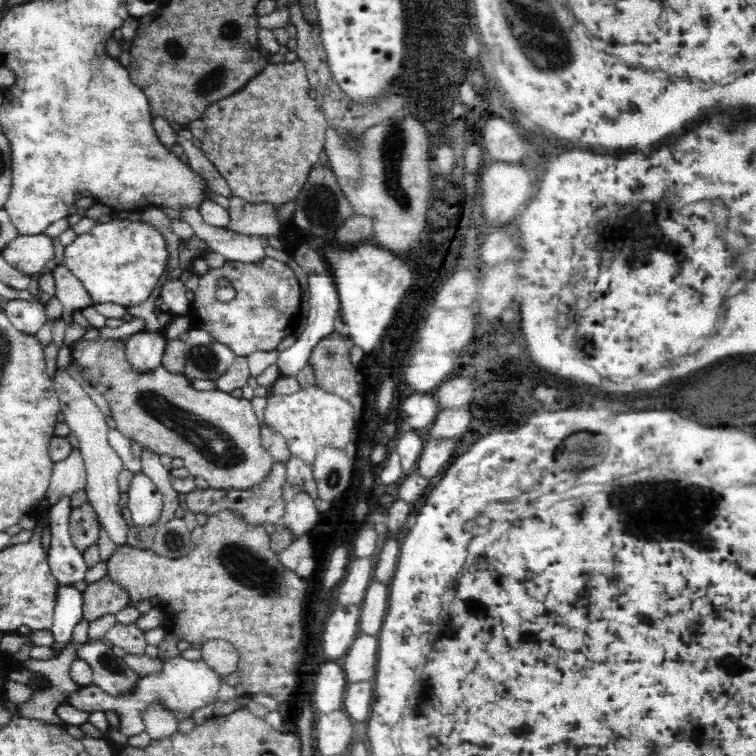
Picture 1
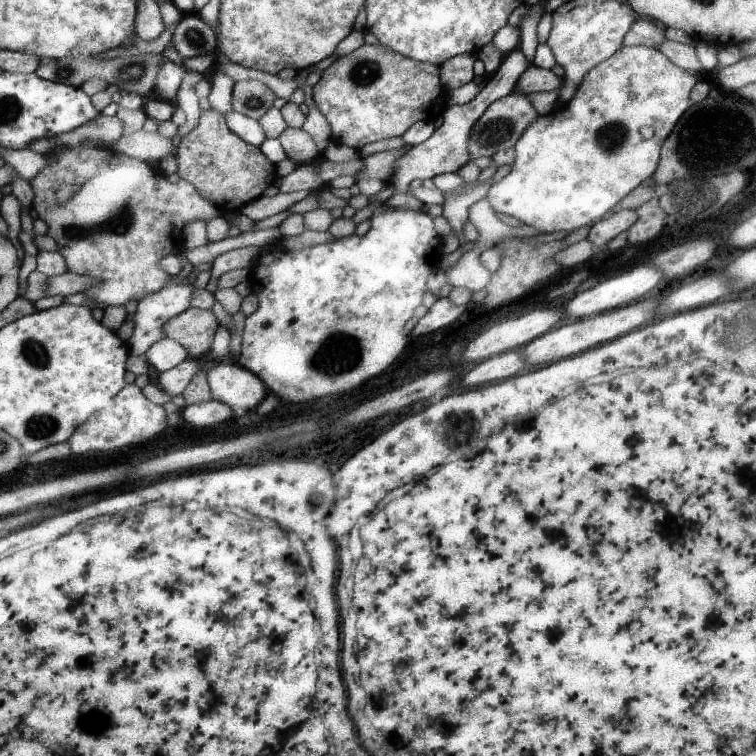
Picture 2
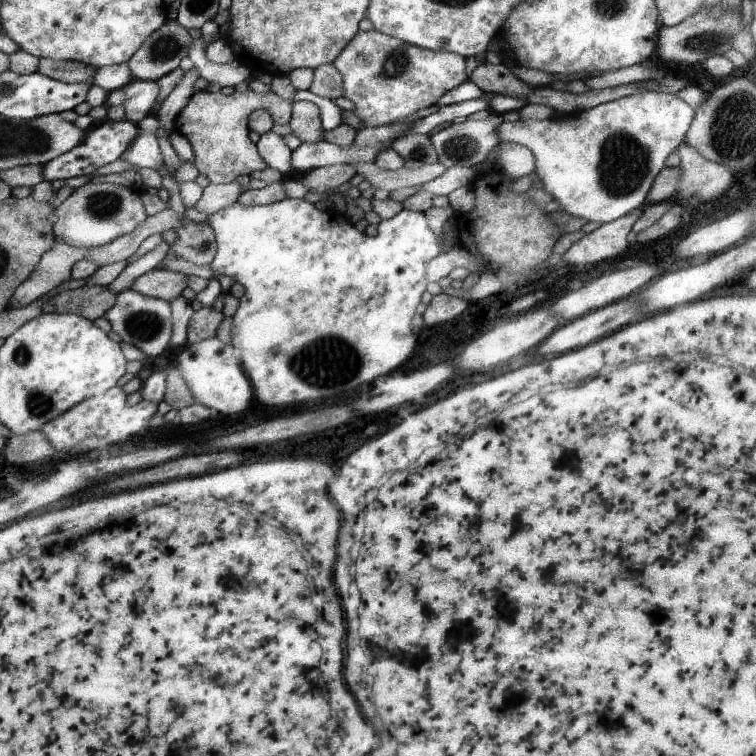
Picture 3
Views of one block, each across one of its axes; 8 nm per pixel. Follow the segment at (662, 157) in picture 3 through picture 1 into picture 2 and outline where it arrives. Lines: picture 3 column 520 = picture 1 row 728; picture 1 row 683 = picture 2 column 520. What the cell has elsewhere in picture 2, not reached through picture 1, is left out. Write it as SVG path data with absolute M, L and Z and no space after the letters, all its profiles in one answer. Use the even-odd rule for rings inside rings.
M622 46L616 54L612 54L610 58L600 62L598 66L594 66L584 76L584 80L580 82L574 98L568 104L558 107L550 116L540 116L535 122L532 122L531 126L528 126L528 129L514 146L516 156L510 173L506 174L500 182L492 183L485 197L490 200L490 204L496 213L514 216L514 218L524 222L525 225L534 227L543 233L572 232L582 226L600 222L606 213L614 211L615 206L619 204L622 198L627 197L636 186L640 186L646 178L652 176L659 168L664 141L674 132L680 117L691 108L691 92L696 82L698 80L693 74L670 62L659 50L646 48L646 46Z

